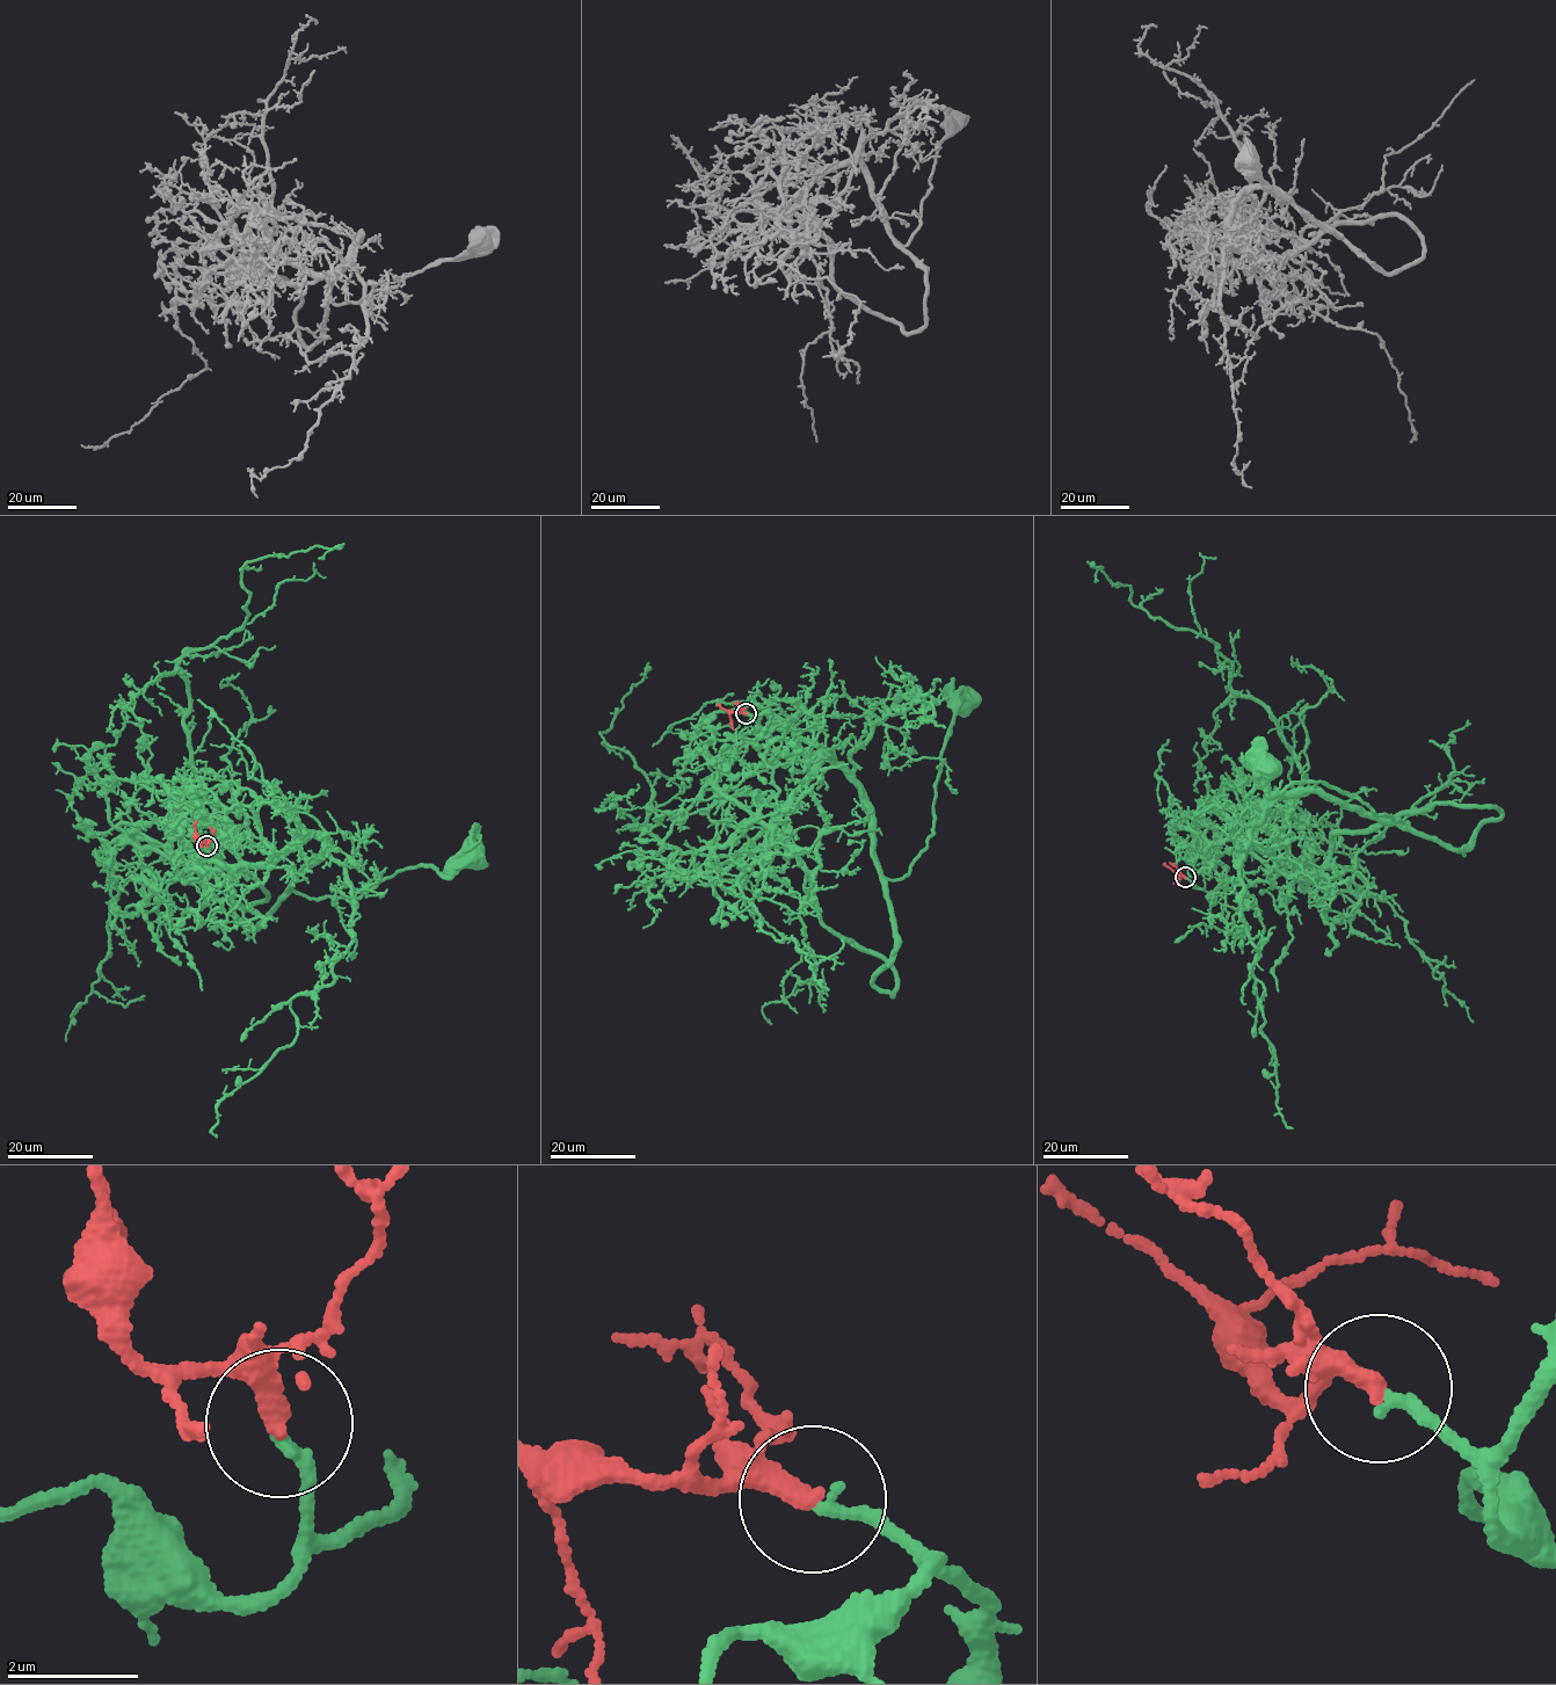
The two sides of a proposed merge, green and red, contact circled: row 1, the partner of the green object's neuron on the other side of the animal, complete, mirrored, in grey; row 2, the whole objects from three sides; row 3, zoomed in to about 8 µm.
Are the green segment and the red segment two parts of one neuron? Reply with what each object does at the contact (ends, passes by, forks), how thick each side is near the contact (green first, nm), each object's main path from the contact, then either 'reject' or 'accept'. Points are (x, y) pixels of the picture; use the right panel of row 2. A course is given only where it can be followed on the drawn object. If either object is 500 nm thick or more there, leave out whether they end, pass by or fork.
green ends there; red ends there; 190 nm thick on the green side, 340 nm on the other; green runs (1186, 877), (1206, 842), (1249, 836), (1272, 800), (1314, 792), (1400, 818), (1321, 782), (1266, 791), (1266, 771); red runs (1185, 877), (1179, 878), (1177, 872), (1186, 868), (1193, 870); accept

